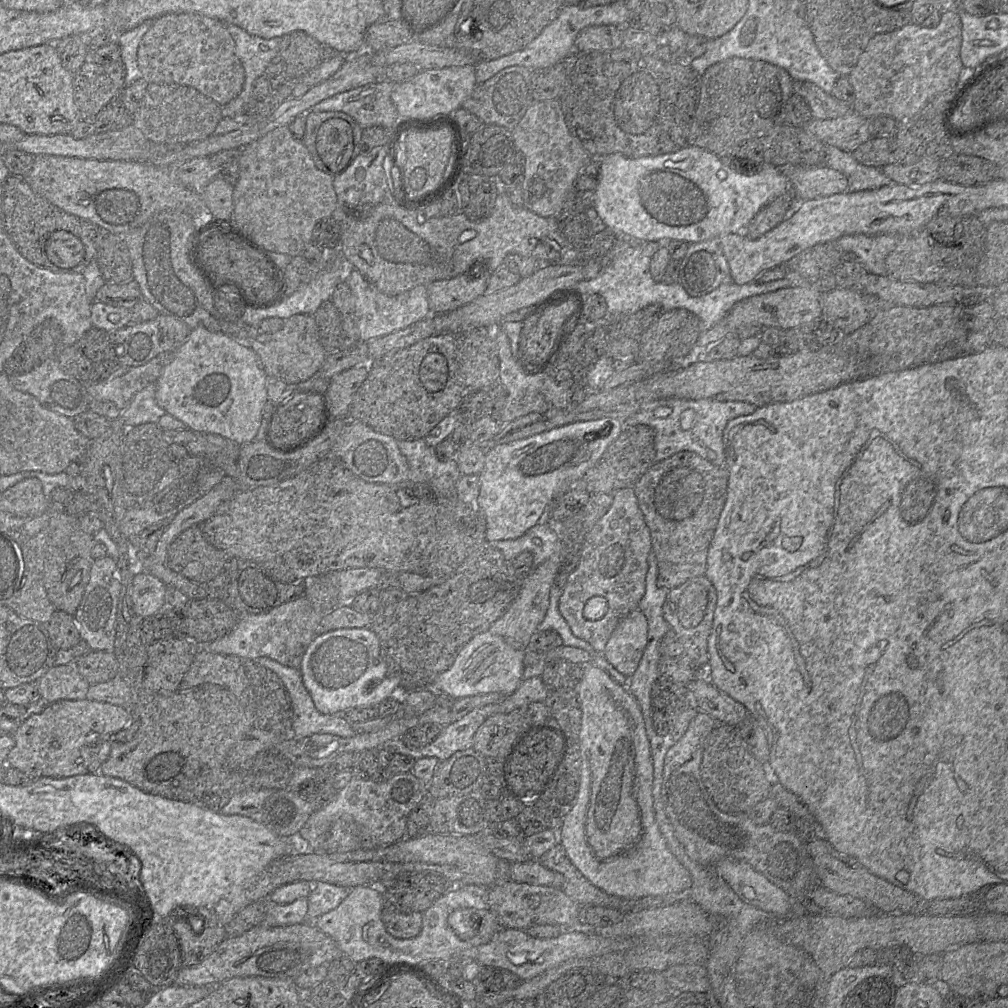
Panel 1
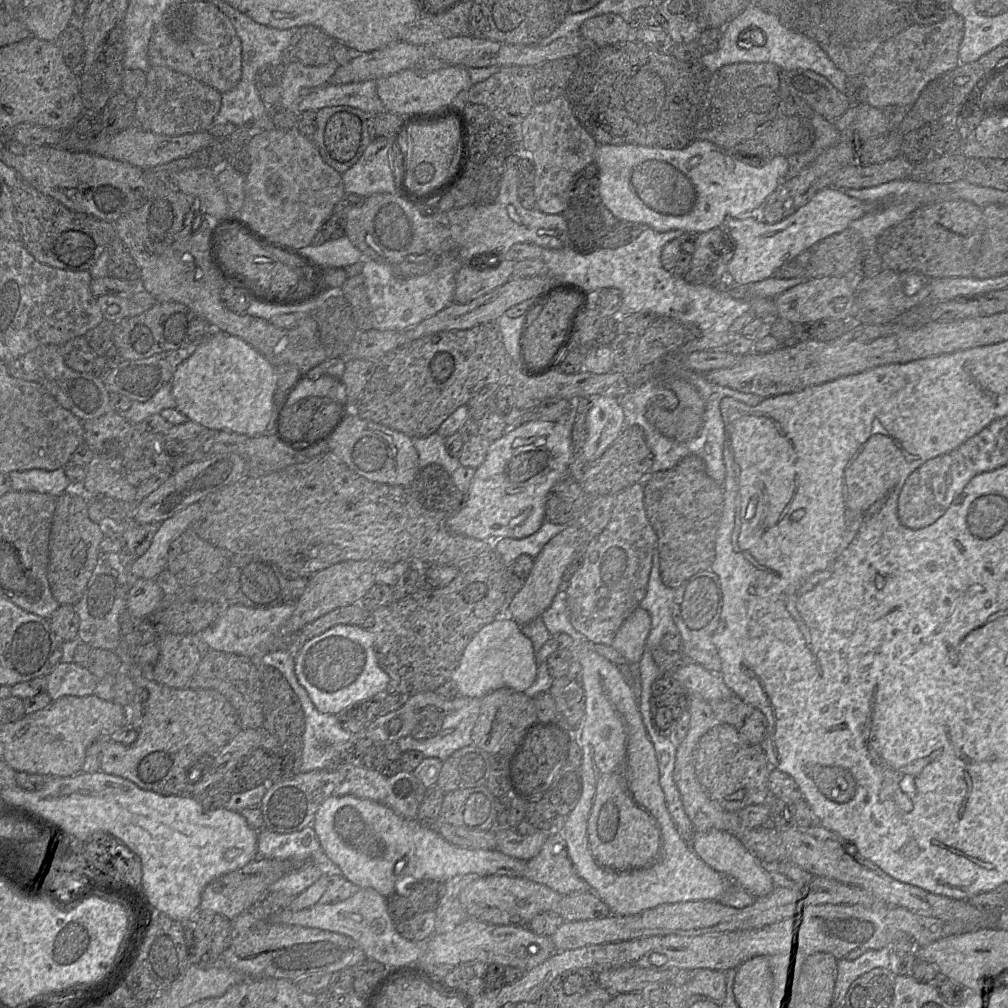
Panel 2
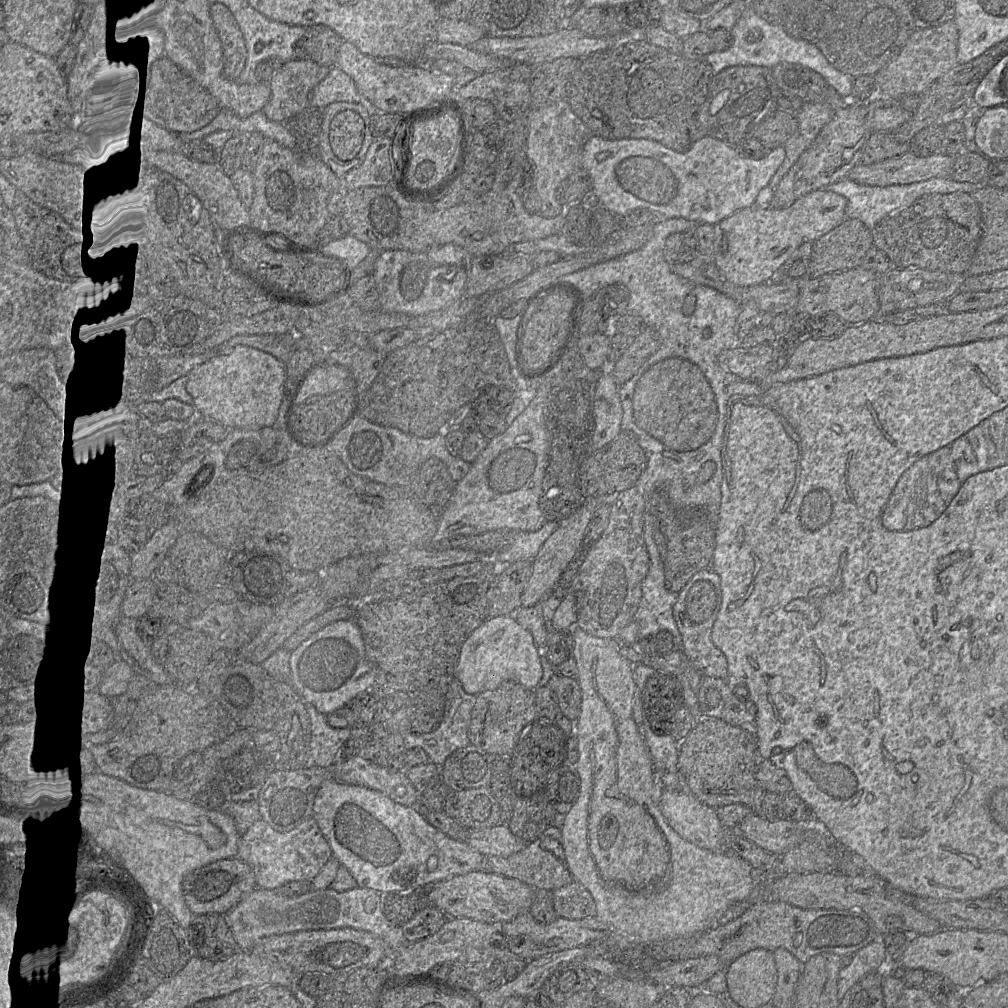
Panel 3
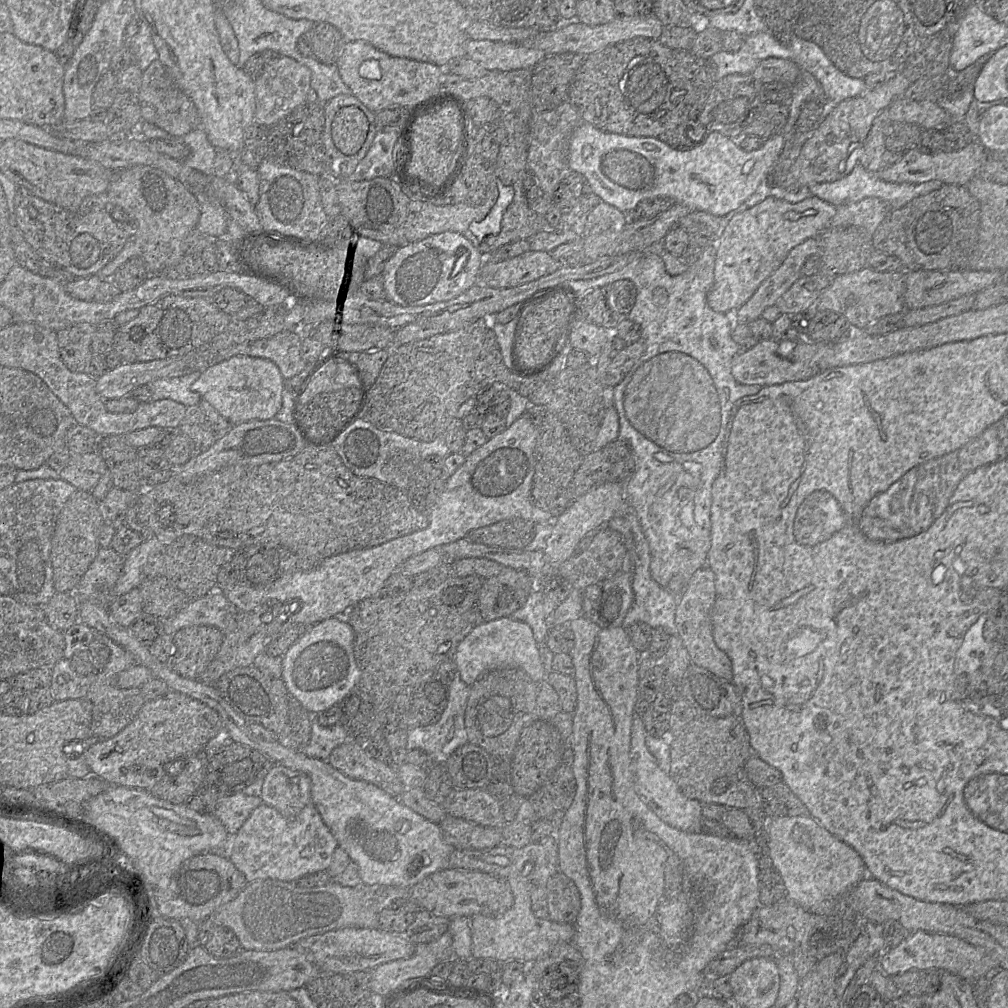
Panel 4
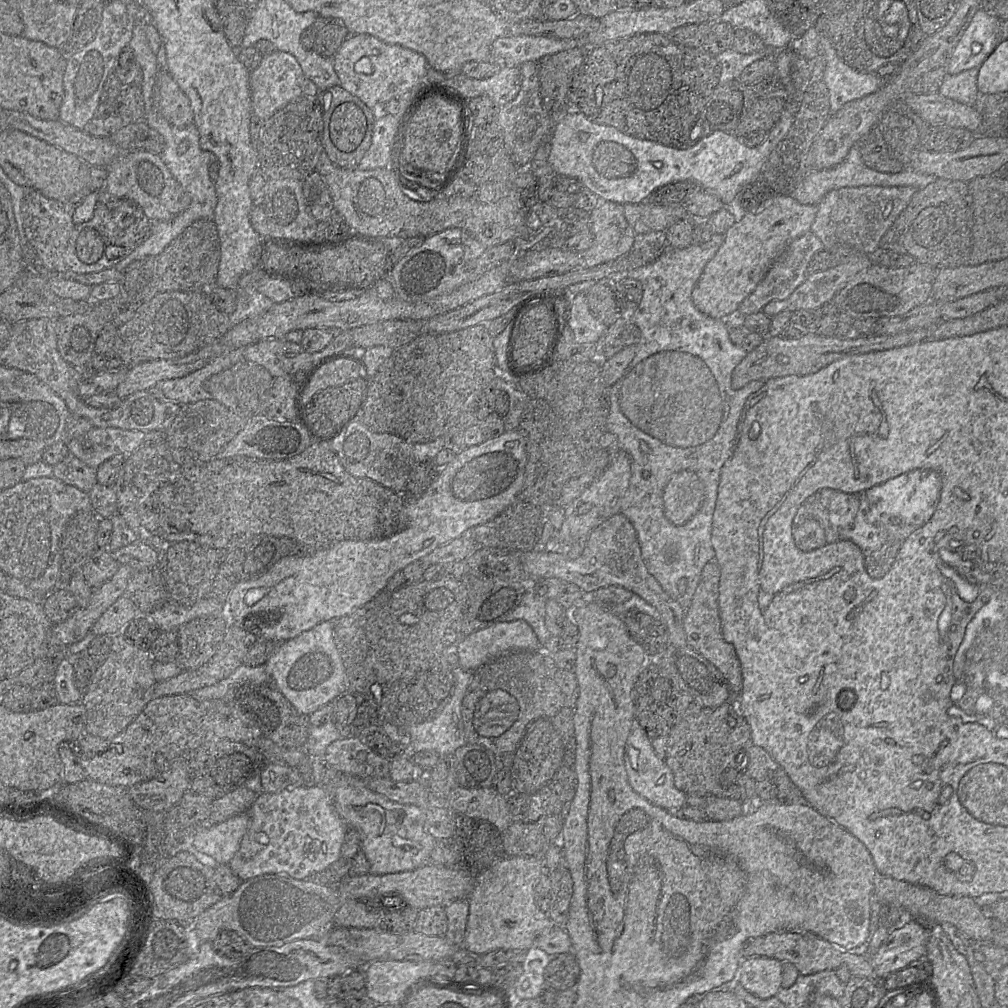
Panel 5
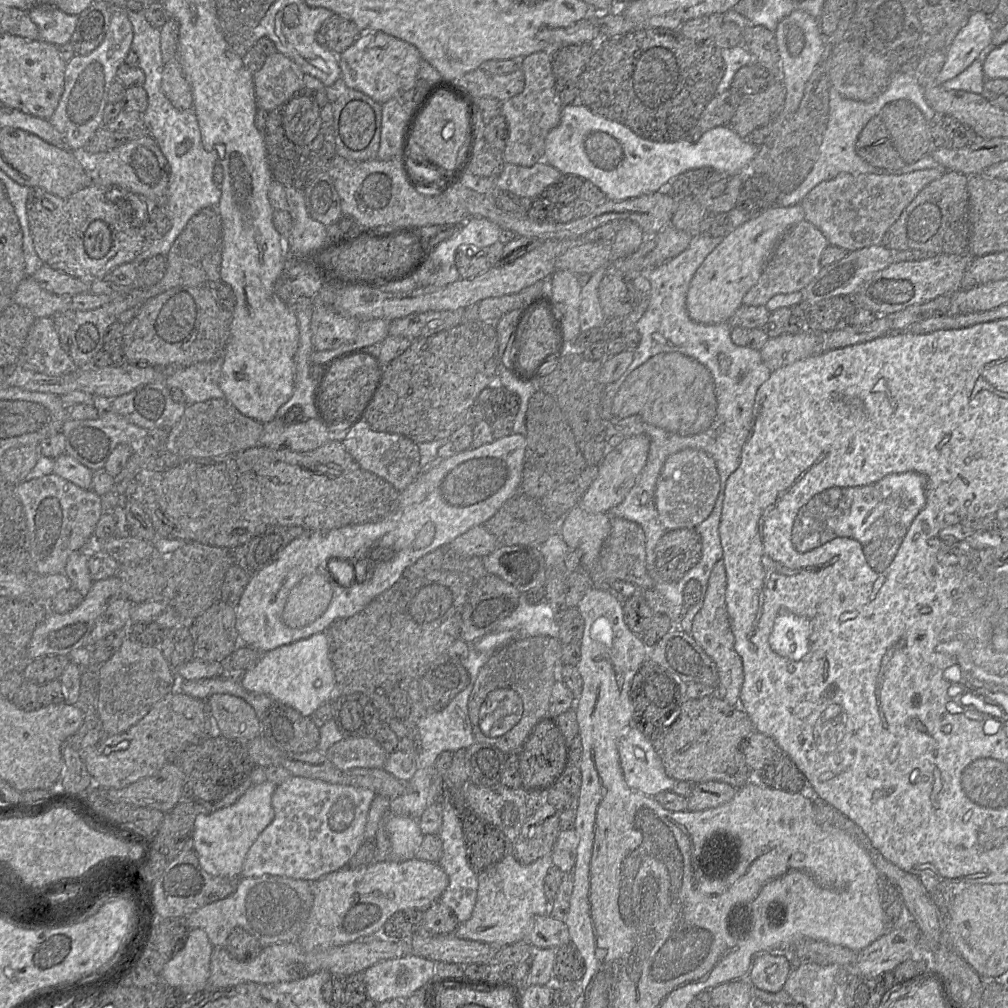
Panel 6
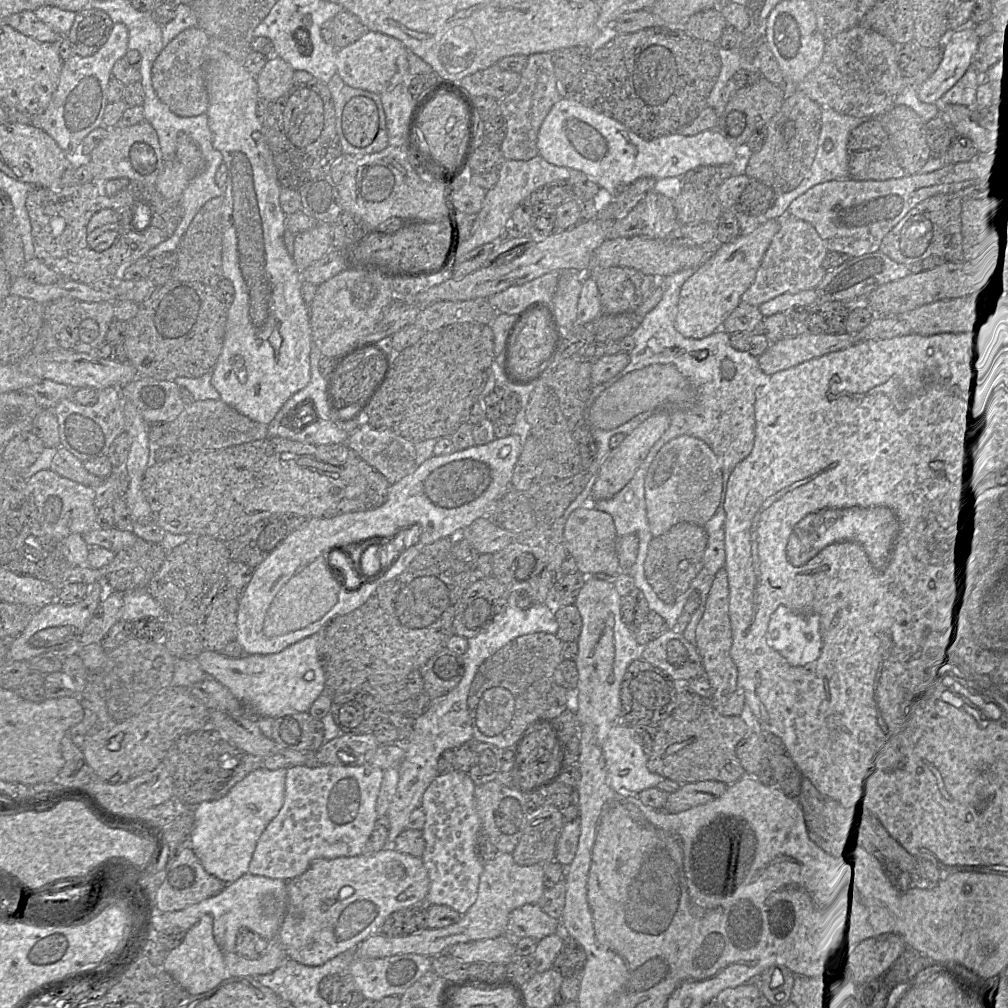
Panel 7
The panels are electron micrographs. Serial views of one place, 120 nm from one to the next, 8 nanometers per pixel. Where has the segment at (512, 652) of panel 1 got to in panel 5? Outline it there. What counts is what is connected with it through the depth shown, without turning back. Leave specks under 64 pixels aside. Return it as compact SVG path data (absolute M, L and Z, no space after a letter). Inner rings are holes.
M524 620L499 622L466 635L458 644L459 666L476 671L493 658L510 651L540 650L539 640Z

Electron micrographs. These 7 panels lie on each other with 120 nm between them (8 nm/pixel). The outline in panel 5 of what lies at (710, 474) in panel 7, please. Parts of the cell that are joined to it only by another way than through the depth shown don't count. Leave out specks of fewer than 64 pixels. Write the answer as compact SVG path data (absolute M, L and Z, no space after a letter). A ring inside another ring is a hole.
M694 472L676 473L663 492L666 518L676 526L684 525L699 511L704 497L704 485Z

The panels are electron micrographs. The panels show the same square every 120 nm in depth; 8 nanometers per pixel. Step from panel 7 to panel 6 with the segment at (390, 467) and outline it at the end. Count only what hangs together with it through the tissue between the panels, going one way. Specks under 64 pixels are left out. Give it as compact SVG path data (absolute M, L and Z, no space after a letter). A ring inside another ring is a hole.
M360 419L340 436L334 437L341 438L346 450L364 470L385 479L399 492L405 490L422 472L417 443L401 434L375 431L364 419Z

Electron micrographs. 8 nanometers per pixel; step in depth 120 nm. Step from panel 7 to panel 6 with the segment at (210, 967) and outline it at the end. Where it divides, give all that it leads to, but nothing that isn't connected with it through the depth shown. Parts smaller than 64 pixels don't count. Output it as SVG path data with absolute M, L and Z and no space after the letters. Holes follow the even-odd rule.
M190 929L183 948L166 960L160 973L162 982L175 989L182 998L202 992L210 976L212 950L203 929Z

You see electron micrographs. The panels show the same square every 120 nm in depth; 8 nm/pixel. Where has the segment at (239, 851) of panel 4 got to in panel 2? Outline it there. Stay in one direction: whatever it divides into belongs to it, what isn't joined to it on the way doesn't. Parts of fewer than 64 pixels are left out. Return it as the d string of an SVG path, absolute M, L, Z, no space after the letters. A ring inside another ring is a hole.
M311 825L292 833L276 833L267 829L259 831L257 837L257 857L286 860L296 864L294 870L286 873L269 886L268 893L283 892L290 896L297 896L315 883L323 874L339 873L322 850Z

